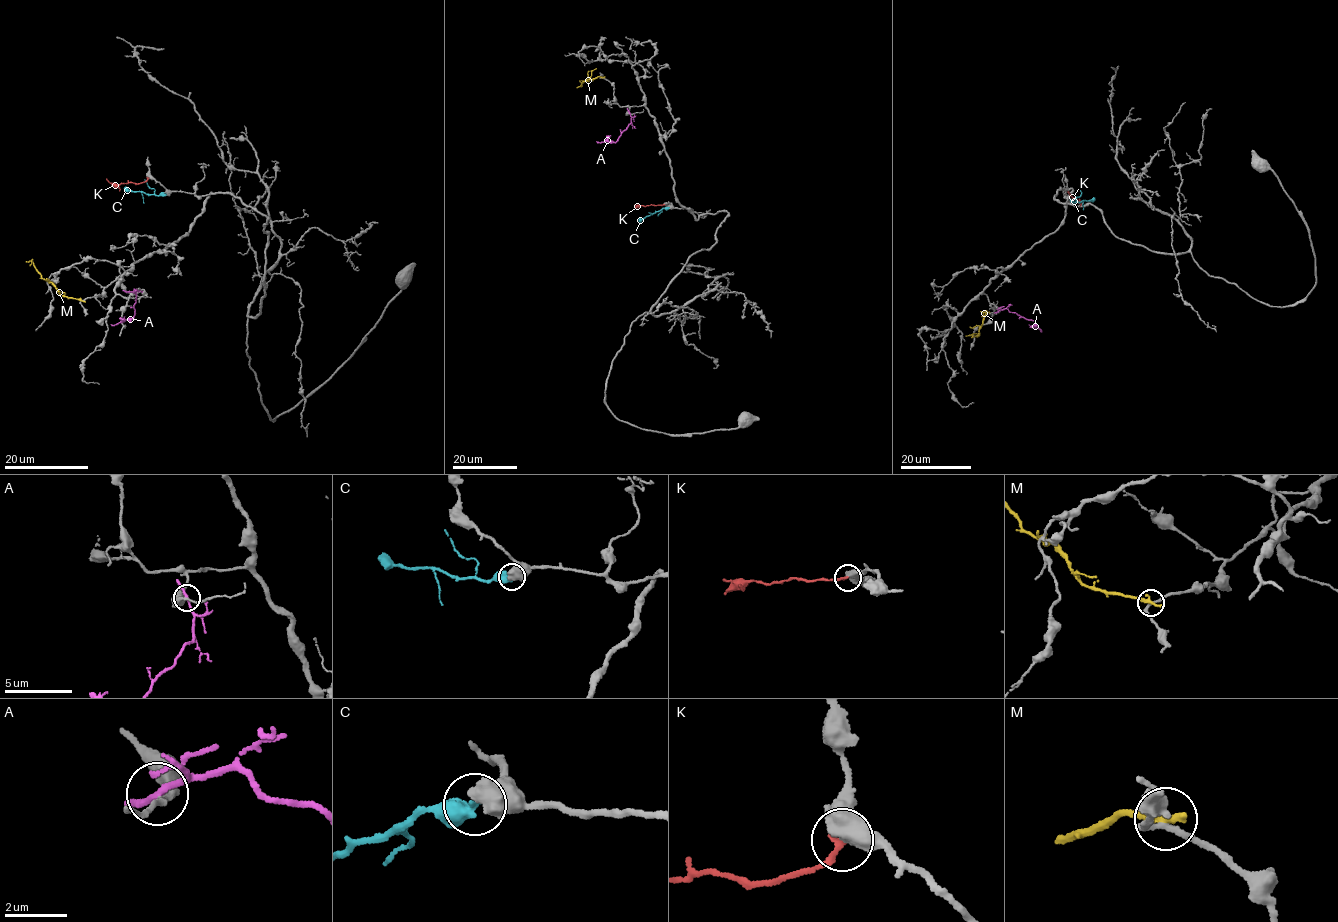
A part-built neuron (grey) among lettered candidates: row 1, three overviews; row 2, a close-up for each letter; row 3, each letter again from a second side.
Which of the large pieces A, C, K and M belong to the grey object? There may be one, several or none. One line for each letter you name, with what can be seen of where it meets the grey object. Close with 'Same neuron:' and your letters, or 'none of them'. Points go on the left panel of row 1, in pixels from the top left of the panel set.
K: meets grey at (148, 178)
Same neuron: K

